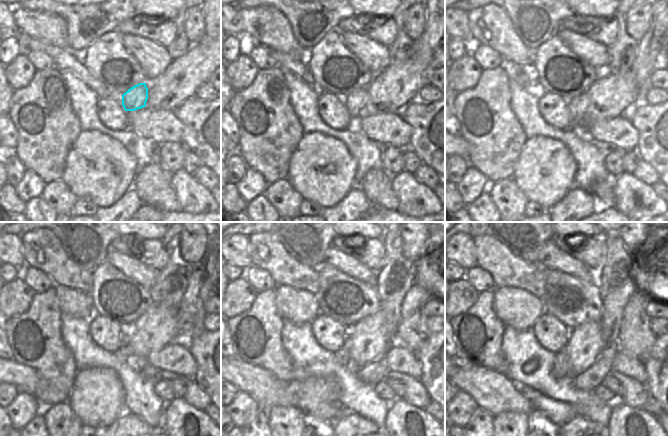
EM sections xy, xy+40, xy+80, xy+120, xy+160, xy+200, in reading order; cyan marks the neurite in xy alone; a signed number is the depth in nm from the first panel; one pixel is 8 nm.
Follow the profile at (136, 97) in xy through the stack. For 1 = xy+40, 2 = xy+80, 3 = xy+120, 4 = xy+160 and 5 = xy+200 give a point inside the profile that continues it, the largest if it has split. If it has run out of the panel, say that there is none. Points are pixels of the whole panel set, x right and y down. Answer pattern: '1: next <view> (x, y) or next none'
1: next xy+40 (355, 102)
2: next xy+80 (578, 105)
3: next xy+120 (128, 329)
4: next xy+160 (343, 355)
5: next xy+200 (561, 368)

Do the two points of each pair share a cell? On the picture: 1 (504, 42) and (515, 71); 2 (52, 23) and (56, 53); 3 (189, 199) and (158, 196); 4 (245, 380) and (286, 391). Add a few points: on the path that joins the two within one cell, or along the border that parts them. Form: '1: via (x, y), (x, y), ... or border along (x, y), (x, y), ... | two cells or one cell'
1: border along (503, 59), (531, 67) | two cells
2: border along (33, 38), (68, 49) | two cells
3: border along (172, 175), (171, 185), (180, 210) | two cells
4: via (255, 381), (268, 391), (276, 391) | one cell

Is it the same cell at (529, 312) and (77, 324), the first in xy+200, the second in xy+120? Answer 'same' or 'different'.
different

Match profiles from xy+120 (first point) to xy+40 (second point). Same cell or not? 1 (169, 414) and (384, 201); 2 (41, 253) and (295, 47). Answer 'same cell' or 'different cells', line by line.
1: different cells
2: same cell

